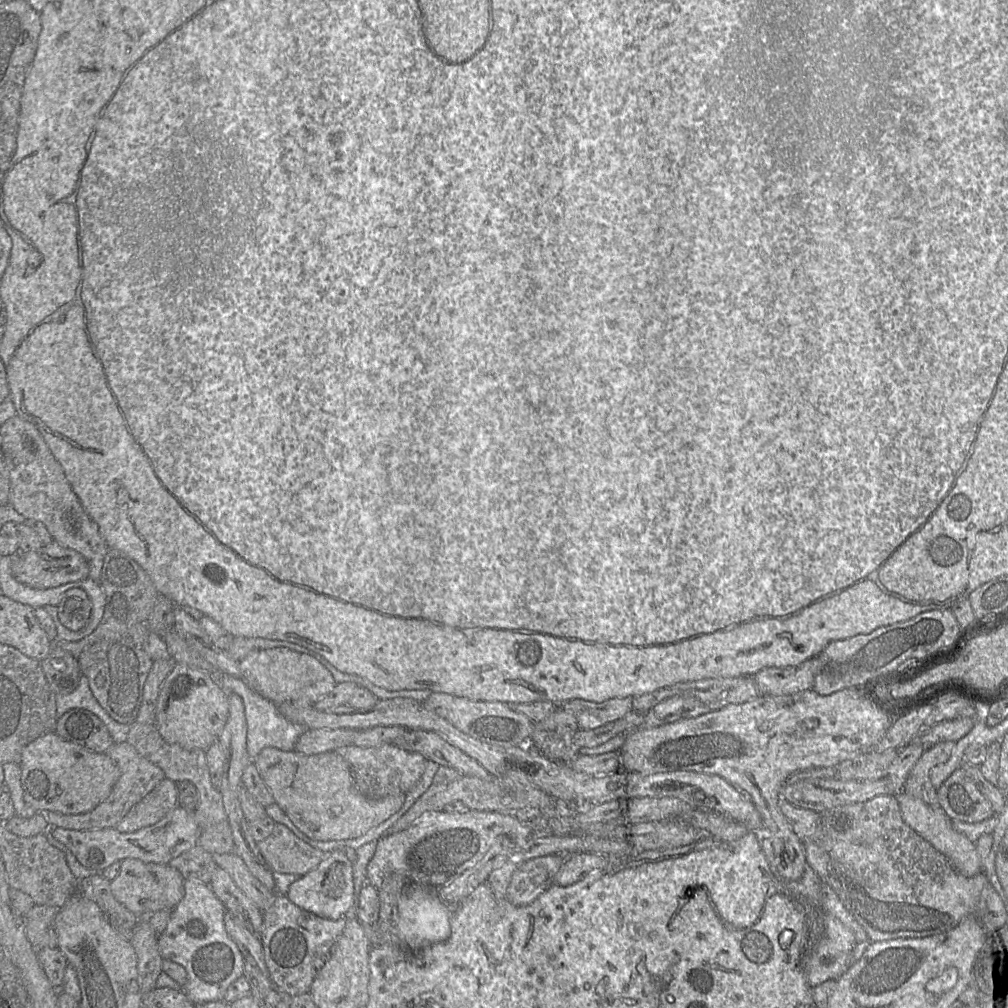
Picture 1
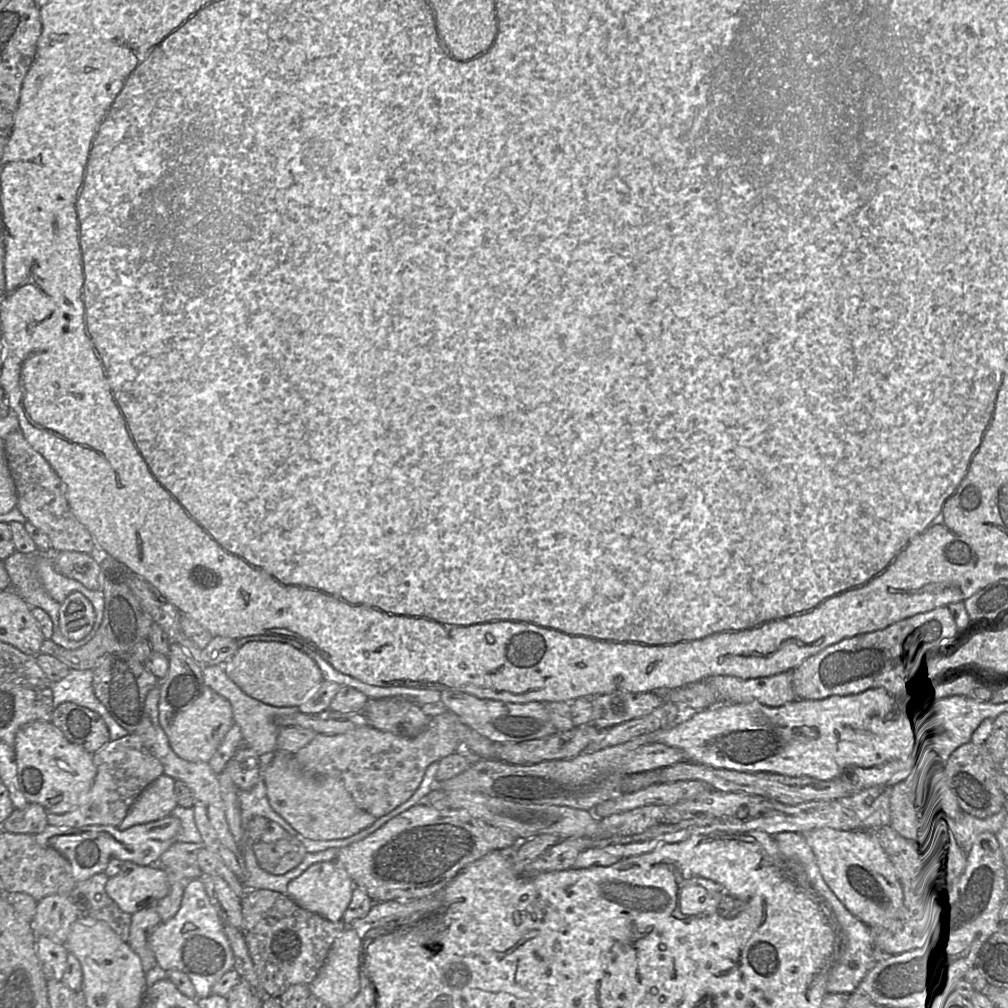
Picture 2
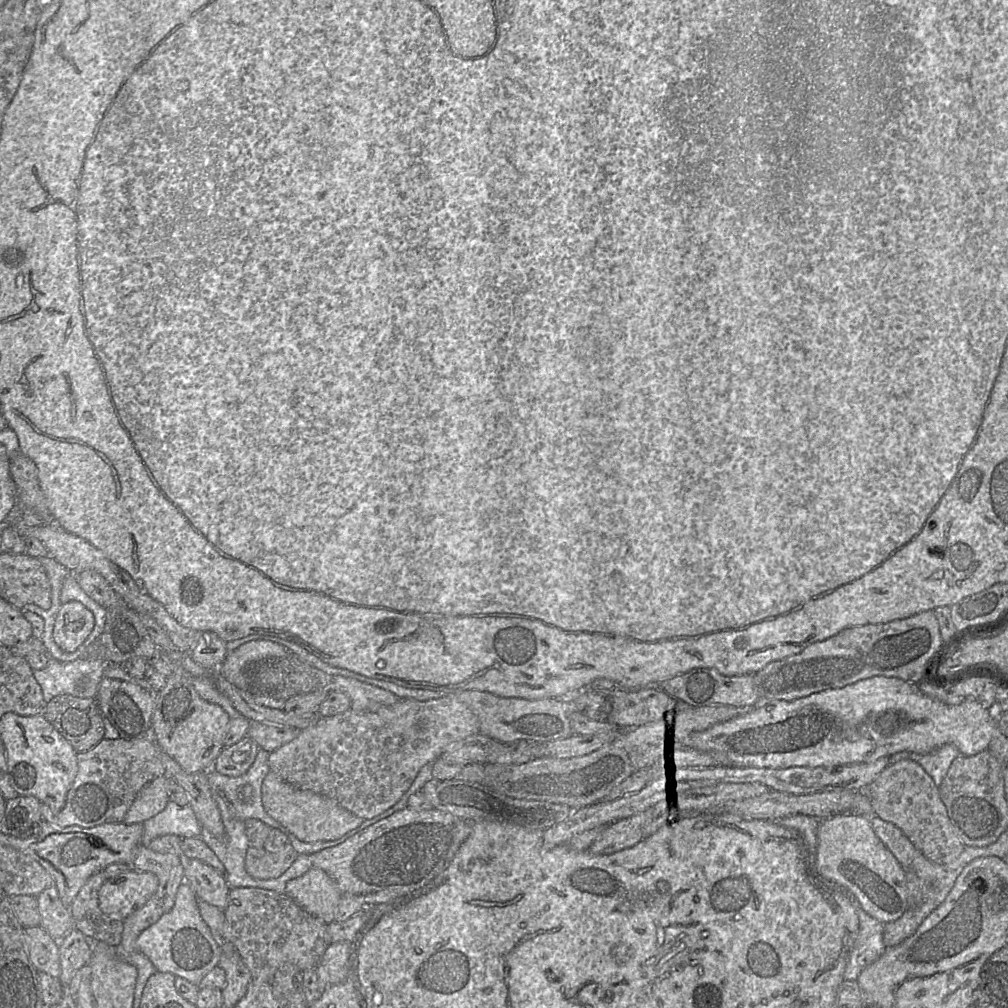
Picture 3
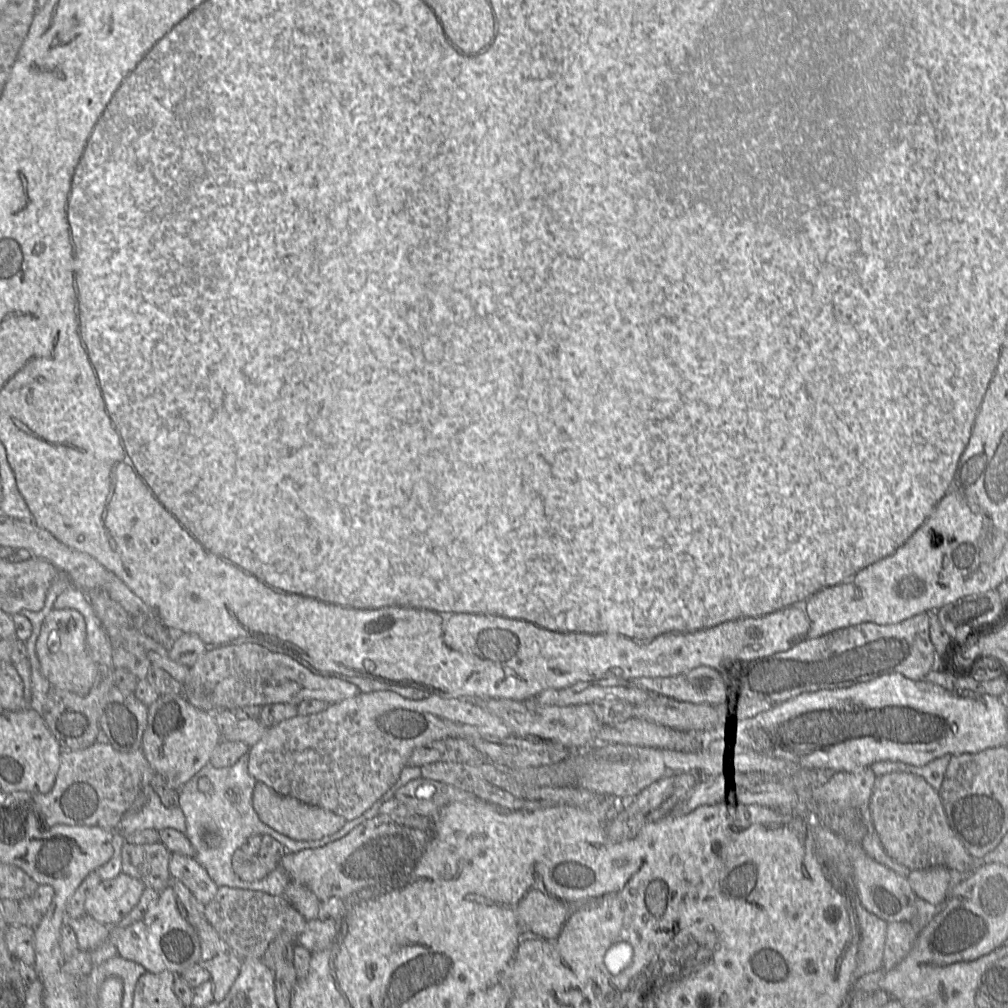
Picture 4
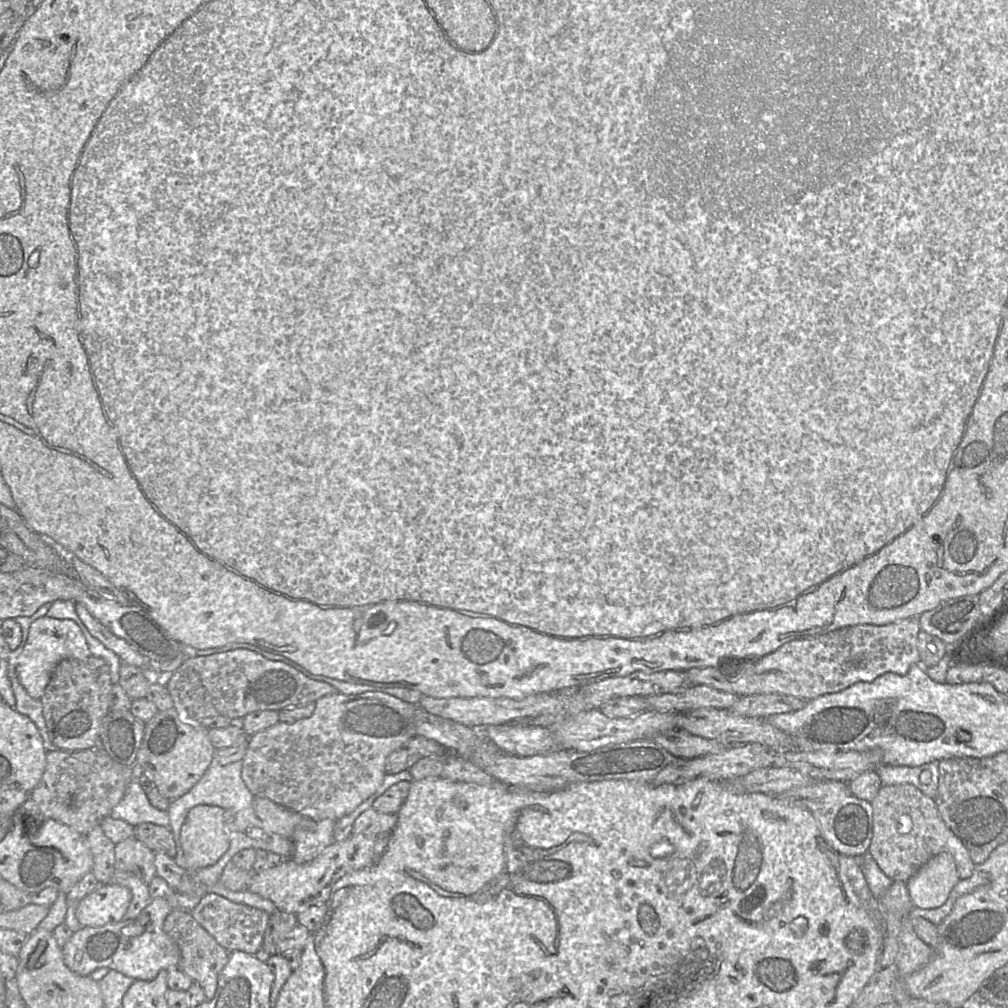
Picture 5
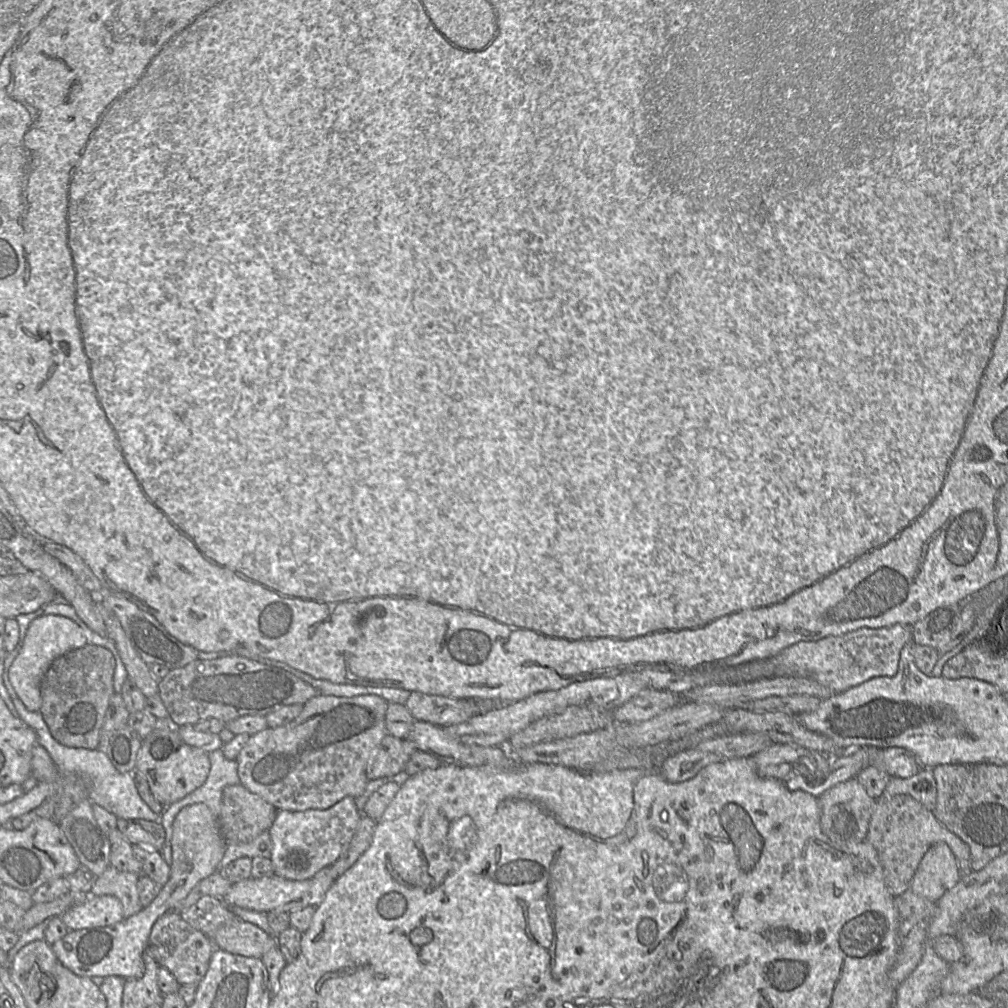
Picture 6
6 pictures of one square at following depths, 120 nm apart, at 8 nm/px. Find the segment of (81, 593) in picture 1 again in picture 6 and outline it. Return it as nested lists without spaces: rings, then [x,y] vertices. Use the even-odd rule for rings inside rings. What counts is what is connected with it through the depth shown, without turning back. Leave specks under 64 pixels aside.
[[[44,615],[34,619],[27,630],[21,650],[9,669],[9,680],[29,711],[39,711],[42,704],[40,684],[52,662],[65,653],[87,643],[82,629],[70,618]]]

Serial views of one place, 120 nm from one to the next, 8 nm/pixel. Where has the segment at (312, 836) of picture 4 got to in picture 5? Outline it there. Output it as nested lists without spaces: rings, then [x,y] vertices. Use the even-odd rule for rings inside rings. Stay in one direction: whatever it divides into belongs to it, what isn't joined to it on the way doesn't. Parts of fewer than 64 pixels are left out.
[[[254,797],[253,809],[256,816],[271,831],[287,839],[292,837],[295,827],[303,818],[300,813],[280,806],[264,797]]]

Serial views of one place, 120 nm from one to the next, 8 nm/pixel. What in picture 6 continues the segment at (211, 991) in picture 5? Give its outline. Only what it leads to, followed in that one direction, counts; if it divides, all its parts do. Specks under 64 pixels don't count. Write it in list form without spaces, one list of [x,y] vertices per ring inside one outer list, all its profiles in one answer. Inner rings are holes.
[[[172,910],[163,914],[154,923],[145,952],[160,967],[168,969],[180,985],[197,987],[209,968],[210,958],[215,949],[211,939],[185,922],[180,912]]]

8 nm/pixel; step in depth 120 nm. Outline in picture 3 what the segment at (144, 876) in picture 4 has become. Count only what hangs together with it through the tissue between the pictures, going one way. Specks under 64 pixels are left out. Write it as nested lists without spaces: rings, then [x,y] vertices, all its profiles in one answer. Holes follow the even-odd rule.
[[[140,844],[135,851],[131,869],[151,872],[157,876],[159,884],[154,897],[163,912],[169,912],[175,904],[179,886],[185,882],[183,857],[158,853]]]

